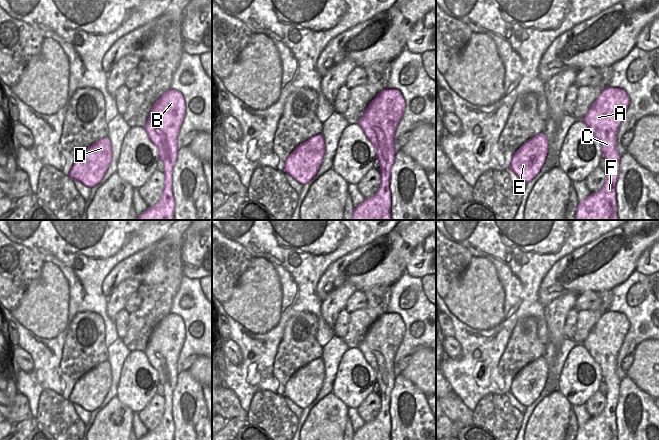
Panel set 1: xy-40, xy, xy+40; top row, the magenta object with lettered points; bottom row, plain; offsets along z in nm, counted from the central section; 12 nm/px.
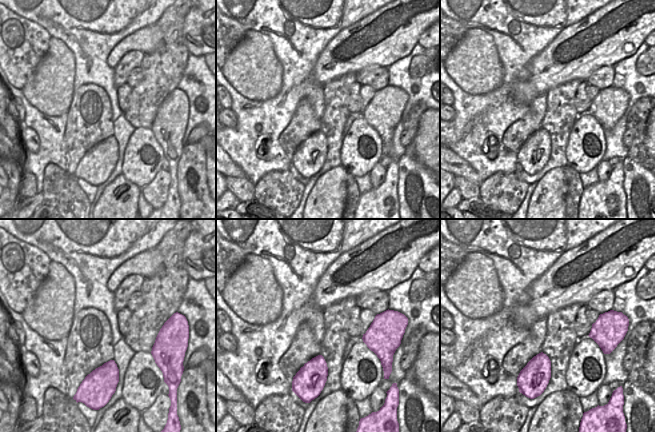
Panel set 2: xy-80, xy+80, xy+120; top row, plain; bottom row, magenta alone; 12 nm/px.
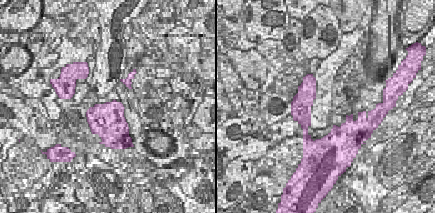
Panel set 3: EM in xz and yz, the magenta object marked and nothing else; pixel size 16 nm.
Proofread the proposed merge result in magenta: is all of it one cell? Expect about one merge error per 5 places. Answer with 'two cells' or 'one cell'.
one cell

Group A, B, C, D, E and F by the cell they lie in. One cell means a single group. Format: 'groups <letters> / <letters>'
groups A B C D E F

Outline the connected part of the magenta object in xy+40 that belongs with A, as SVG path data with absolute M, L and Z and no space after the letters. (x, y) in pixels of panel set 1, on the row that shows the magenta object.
M608 86L602 90L582 119L600 142L607 167L603 187L578 203L575 220L619 220L616 183L620 155L616 149L616 135L628 106L627 93L621 88Z

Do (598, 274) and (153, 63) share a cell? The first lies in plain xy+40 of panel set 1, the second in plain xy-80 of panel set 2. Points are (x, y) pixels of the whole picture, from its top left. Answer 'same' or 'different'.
different

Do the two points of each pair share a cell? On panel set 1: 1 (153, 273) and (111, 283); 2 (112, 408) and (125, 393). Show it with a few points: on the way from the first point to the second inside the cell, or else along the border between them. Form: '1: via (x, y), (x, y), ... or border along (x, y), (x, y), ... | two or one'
1: via (143, 273), (121, 274) | one
2: border along (115, 396), (133, 412) | two

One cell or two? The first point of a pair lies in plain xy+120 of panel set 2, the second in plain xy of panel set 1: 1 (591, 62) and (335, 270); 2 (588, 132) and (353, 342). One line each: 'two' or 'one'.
1: one
2: two

